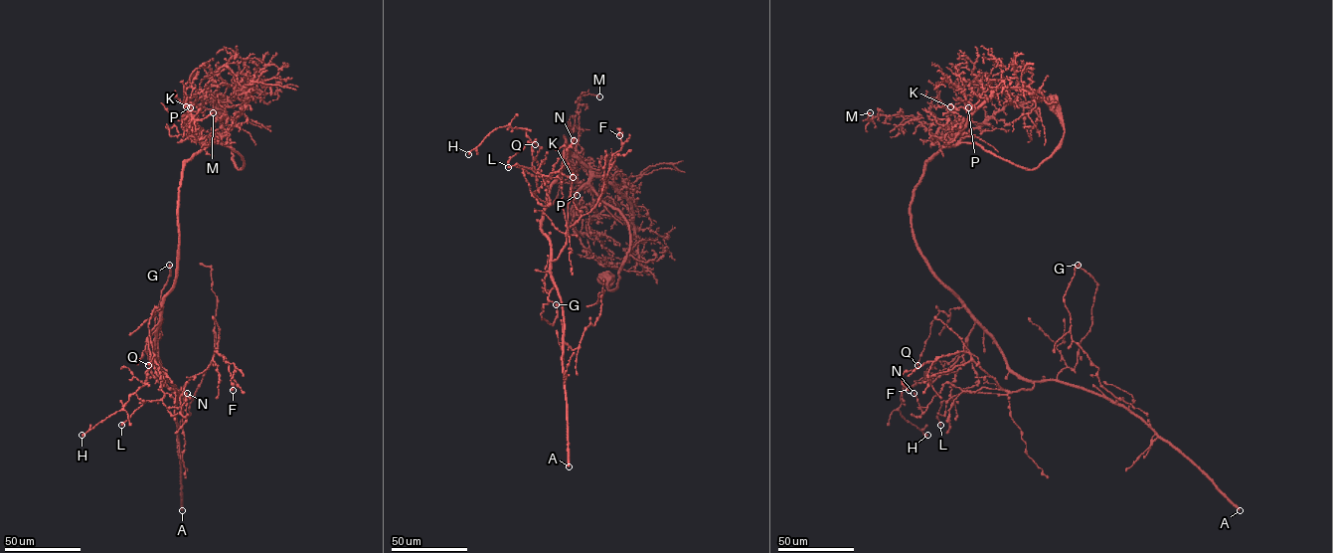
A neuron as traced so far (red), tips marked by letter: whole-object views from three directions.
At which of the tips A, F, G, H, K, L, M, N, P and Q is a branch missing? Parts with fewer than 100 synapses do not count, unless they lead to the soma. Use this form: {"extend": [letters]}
{"extend": ["A"]}

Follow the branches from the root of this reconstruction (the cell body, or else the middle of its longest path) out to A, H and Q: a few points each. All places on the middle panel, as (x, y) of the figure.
A: (606, 278), (617, 287), (629, 227), (565, 136), (541, 229), (563, 313), (569, 466)
H: (606, 278), (617, 287), (629, 227), (565, 136), (546, 201), (535, 194), (525, 129), (496, 128), (468, 154)
Q: (606, 278), (617, 287), (628, 249), (623, 214), (597, 194), (565, 136), (563, 169), (549, 190), (535, 144)

